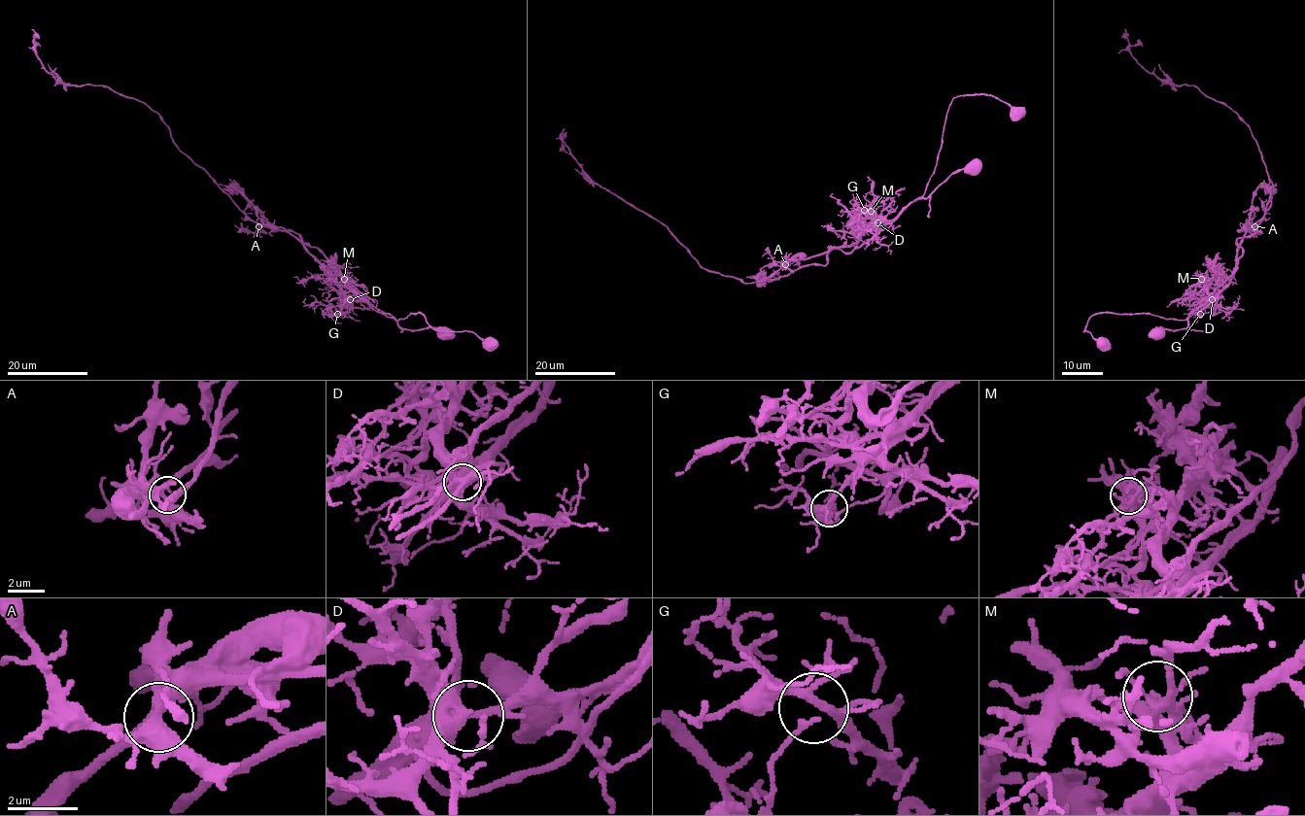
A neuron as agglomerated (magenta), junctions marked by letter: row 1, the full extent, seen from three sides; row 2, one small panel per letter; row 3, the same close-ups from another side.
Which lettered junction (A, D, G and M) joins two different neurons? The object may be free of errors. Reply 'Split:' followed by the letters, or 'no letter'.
Split: D

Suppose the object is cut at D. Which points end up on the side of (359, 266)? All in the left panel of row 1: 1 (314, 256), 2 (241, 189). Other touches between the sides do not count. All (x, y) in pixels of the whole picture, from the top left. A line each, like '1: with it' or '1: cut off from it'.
1: cut off from it
2: with it

